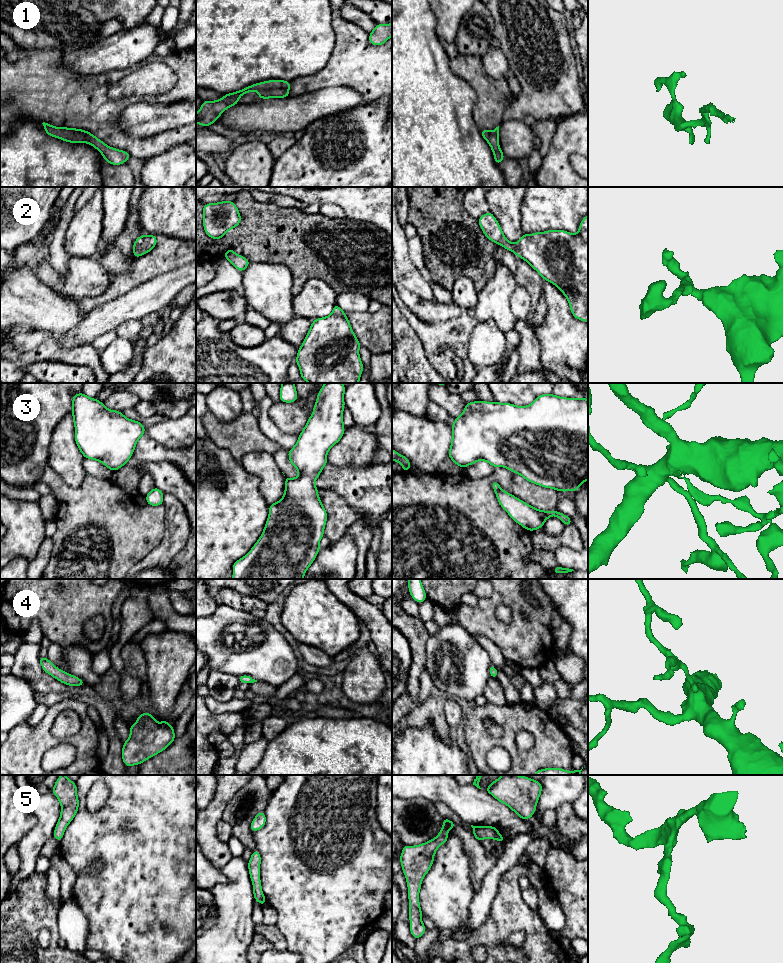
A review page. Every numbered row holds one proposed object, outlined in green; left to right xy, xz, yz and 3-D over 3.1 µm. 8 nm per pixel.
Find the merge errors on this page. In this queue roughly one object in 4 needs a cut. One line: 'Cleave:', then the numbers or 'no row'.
Cleave: 3

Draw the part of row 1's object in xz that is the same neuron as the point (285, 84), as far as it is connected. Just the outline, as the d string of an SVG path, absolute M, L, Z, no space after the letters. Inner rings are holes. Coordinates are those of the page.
M280 79L269 80L245 87L237 92L225 94L222 99L216 101L203 101L198 113L196 123L201 126L210 126L229 107L239 103L239 98L251 91L257 91L259 99L285 98L290 96L291 83Z

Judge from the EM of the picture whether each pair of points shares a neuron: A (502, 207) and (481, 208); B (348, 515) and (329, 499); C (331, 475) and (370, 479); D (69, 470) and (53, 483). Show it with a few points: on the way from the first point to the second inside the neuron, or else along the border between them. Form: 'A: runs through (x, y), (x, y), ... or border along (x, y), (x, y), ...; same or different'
A: border along (484, 197), (489, 210); different
B: runs through (343, 513), (334, 504); same
C: runs through (341, 479), (360, 479); same
D: border along (47, 464), (72, 487), (78, 487), (82, 483); different

